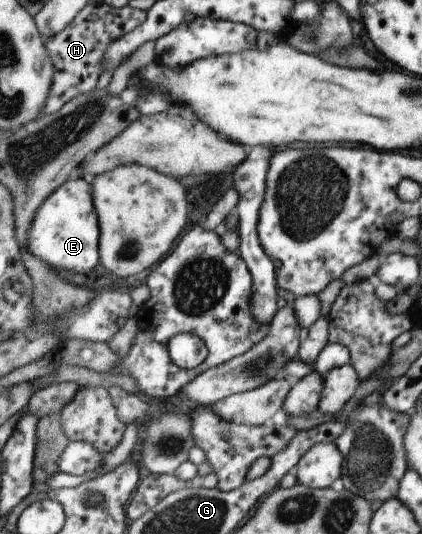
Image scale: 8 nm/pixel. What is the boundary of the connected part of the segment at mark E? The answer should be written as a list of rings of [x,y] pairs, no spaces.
[[[80,177],[64,183],[39,207],[31,231],[29,251],[51,267],[65,269],[69,273],[89,275],[100,264],[100,237],[98,215],[95,209],[93,185],[90,179]]]

